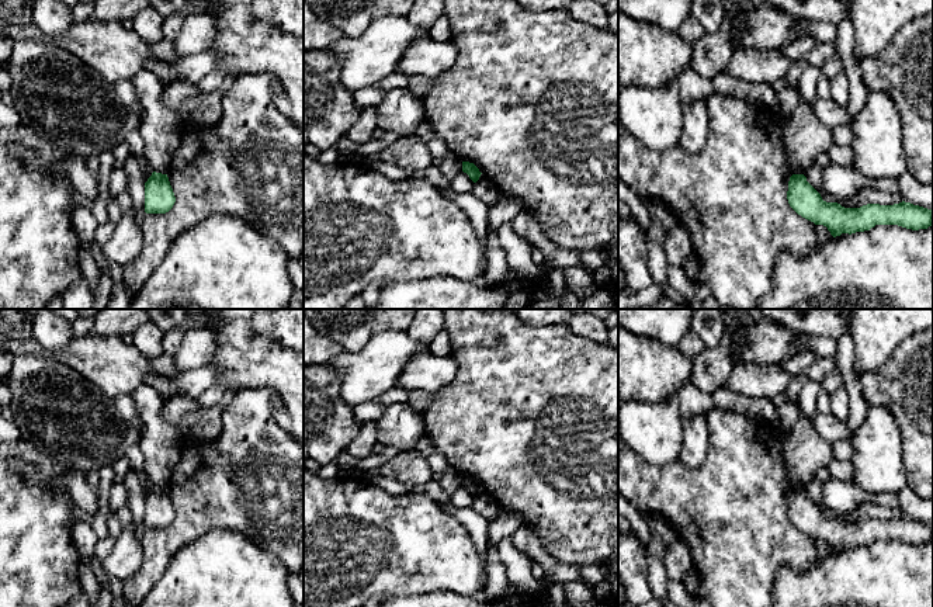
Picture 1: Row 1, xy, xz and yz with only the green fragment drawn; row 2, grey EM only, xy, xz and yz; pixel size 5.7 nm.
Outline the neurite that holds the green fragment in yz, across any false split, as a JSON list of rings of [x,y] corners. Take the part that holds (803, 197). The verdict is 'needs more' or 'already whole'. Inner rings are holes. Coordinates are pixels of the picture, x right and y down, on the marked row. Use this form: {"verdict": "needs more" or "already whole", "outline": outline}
{"verdict": "already whole", "outline": [[[804,174],[790,177],[787,200],[798,215],[815,225],[826,226],[833,237],[870,230],[875,225],[898,225],[912,230],[933,225],[932,209],[905,201],[894,205],[867,204],[860,208],[826,202]]]}

